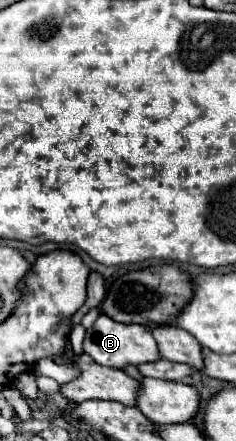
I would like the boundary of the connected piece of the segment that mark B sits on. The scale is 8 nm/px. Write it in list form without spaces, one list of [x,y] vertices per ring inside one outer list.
[[[99,315],[99,319],[95,321],[95,325],[87,331],[85,341],[83,341],[83,349],[99,365],[115,367],[115,369],[125,369],[127,365],[135,365],[137,367],[141,363],[151,363],[151,361],[161,359],[157,343],[153,339],[153,333],[147,327],[117,323],[111,317],[107,317],[107,315]]]

